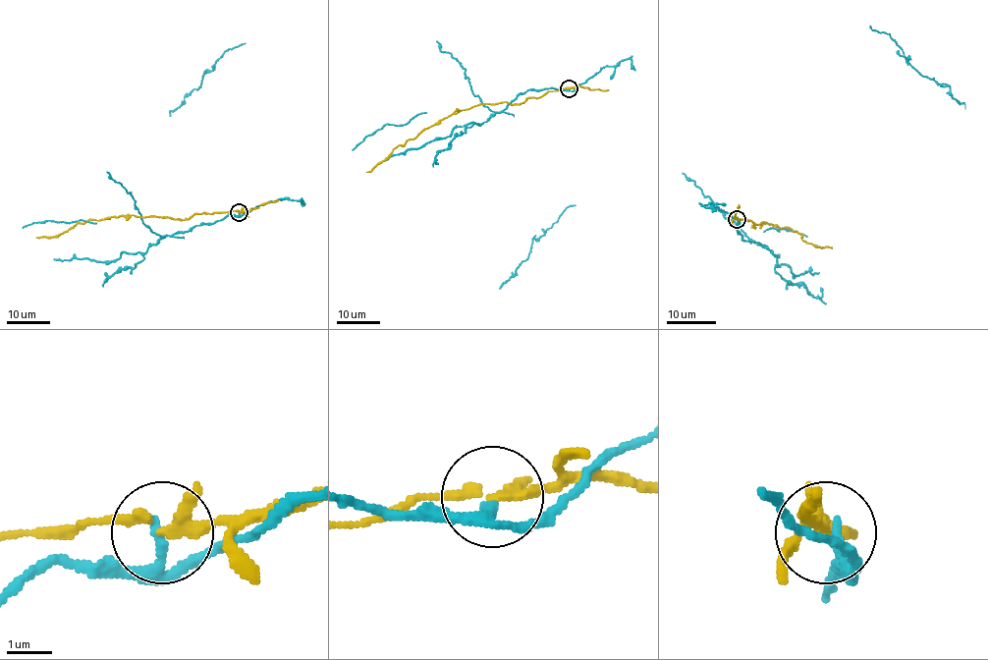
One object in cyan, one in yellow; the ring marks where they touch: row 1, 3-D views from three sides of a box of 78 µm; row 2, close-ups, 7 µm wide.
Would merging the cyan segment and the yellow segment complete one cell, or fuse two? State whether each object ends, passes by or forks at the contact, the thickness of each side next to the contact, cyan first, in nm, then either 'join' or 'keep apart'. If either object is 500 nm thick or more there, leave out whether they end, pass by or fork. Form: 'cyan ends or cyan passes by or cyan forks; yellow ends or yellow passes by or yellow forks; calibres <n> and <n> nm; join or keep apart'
cyan passes by; yellow forks; calibres 190 and 200 nm; keep apart

